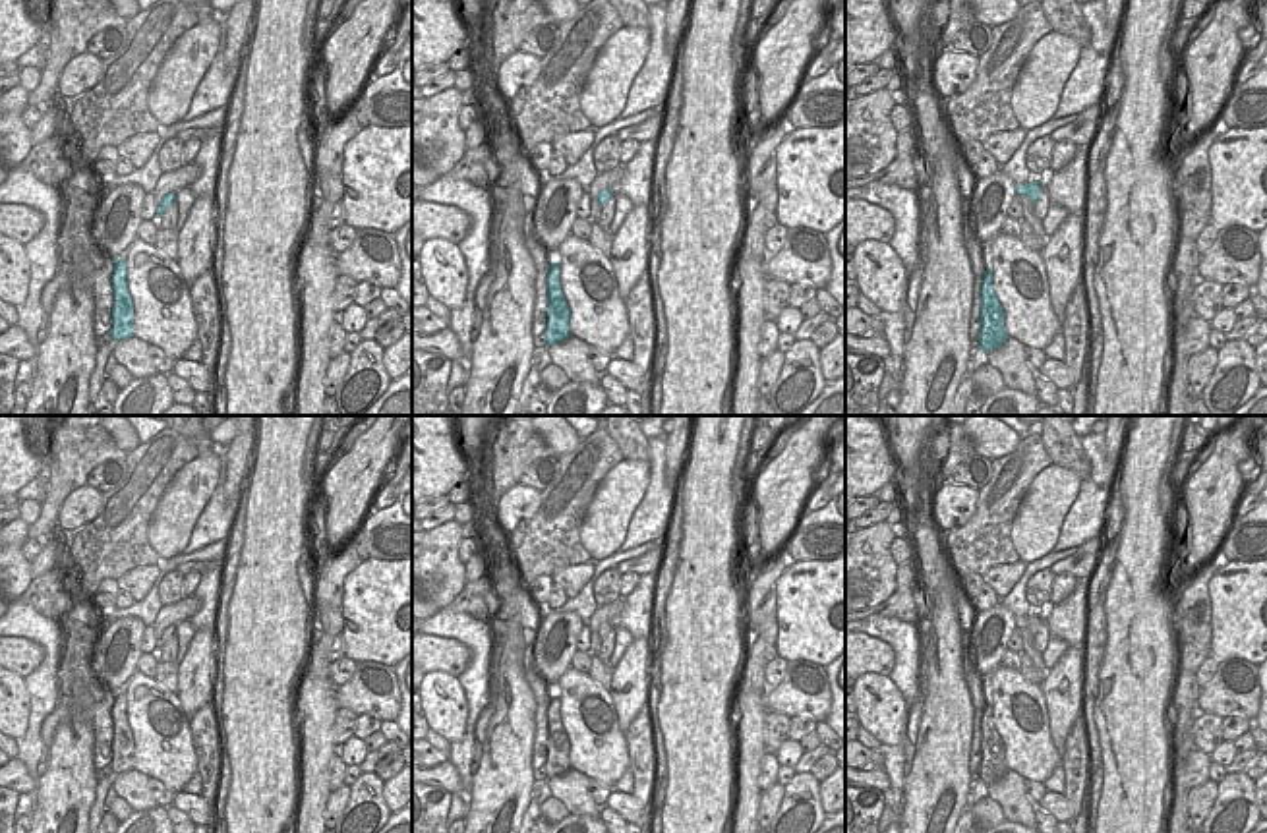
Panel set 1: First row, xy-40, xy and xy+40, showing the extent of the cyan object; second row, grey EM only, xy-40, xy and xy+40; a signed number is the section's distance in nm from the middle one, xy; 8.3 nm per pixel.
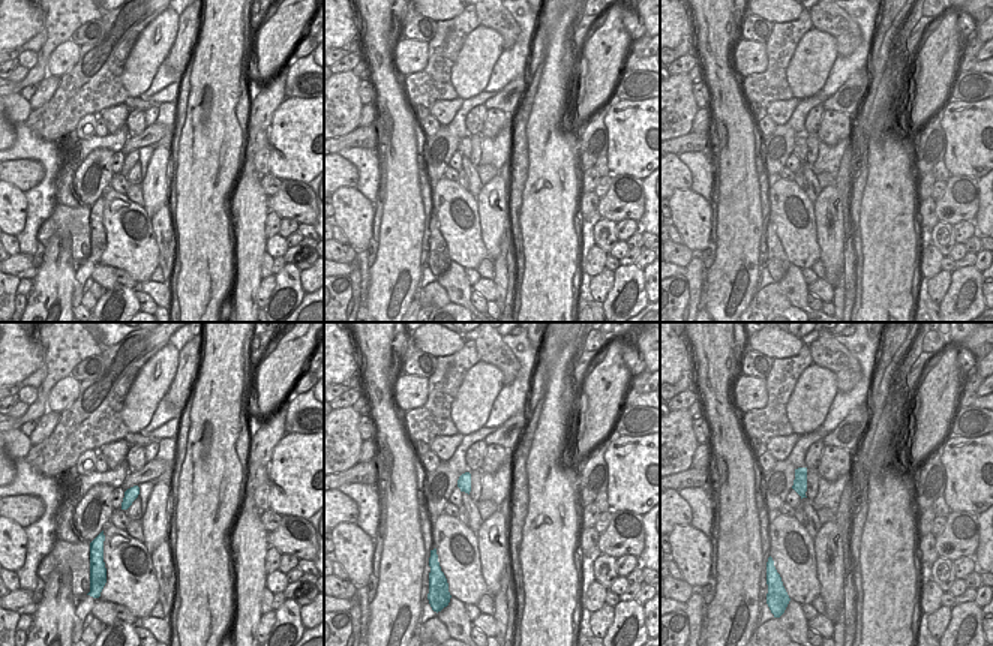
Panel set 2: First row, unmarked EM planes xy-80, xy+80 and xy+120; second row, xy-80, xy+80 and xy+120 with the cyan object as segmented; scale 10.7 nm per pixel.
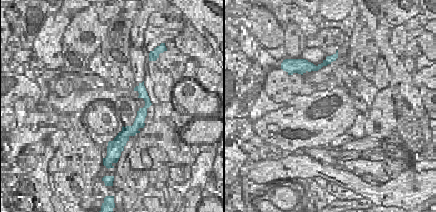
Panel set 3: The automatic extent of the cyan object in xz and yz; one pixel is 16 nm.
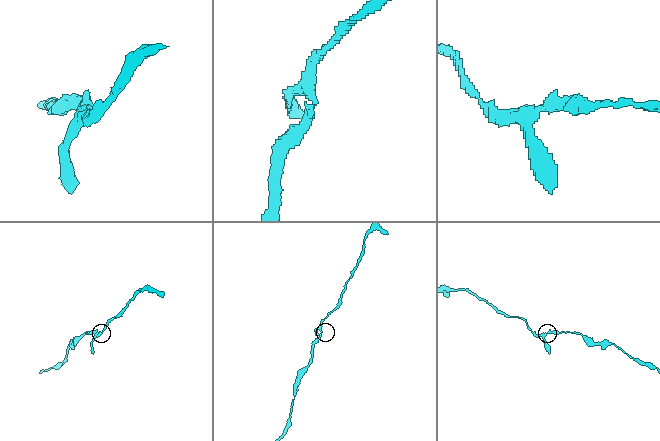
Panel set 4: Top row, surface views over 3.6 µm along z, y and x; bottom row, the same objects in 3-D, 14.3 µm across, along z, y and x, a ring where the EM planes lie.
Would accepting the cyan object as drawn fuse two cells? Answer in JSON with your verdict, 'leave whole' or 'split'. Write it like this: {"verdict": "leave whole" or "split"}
{"verdict": "leave whole"}

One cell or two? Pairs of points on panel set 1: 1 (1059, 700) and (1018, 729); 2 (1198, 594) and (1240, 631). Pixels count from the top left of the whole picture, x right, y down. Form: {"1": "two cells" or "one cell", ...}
{"1": "two cells", "2": "two cells"}

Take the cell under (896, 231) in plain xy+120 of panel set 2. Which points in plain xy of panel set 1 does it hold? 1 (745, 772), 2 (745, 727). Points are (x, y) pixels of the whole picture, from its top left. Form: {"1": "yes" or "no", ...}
{"1": "no", "2": "no"}

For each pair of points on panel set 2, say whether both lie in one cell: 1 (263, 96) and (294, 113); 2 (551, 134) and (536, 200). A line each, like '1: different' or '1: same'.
1: different
2: same

